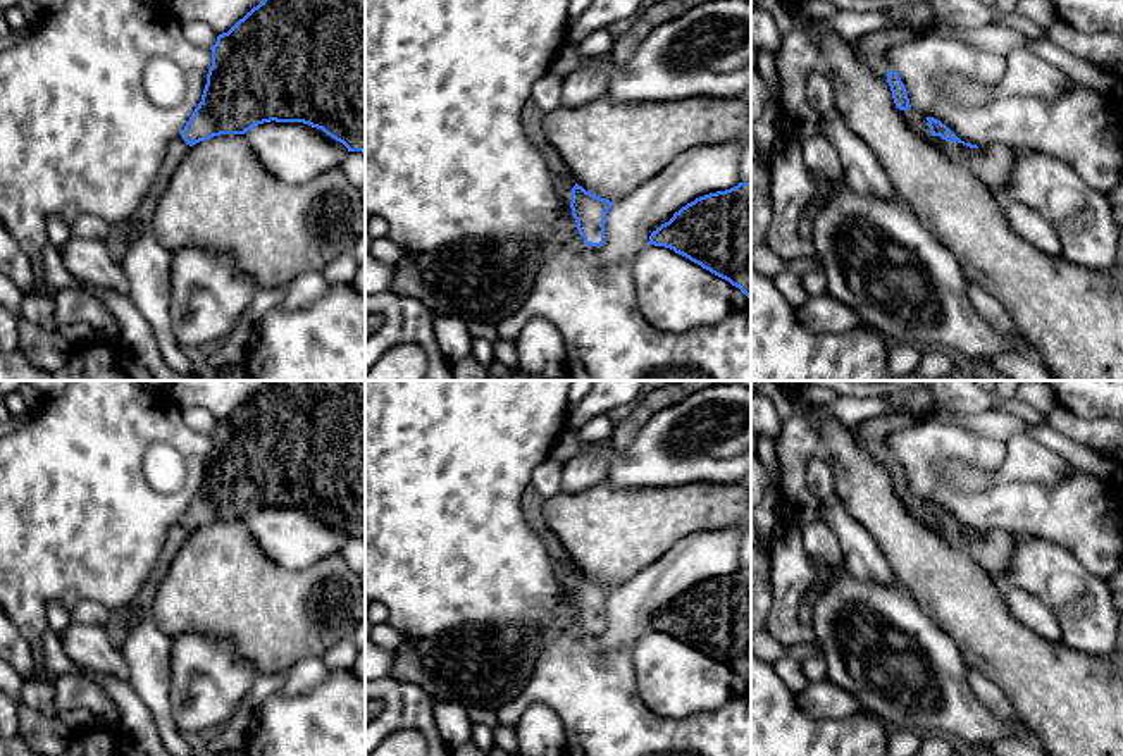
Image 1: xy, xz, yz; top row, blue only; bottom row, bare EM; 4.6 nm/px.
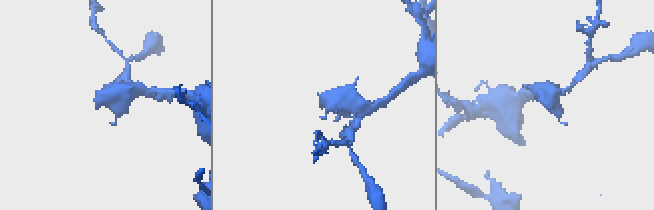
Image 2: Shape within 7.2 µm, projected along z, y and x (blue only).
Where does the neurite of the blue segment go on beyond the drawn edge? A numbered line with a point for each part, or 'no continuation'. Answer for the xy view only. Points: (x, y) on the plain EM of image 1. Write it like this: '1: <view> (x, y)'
1: xy (123, 620)

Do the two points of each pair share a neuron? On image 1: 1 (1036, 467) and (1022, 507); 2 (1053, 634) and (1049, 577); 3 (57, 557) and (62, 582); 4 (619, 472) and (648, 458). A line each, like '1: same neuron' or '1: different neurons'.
1: different neurons
2: different neurons
3: same neuron
4: same neuron

